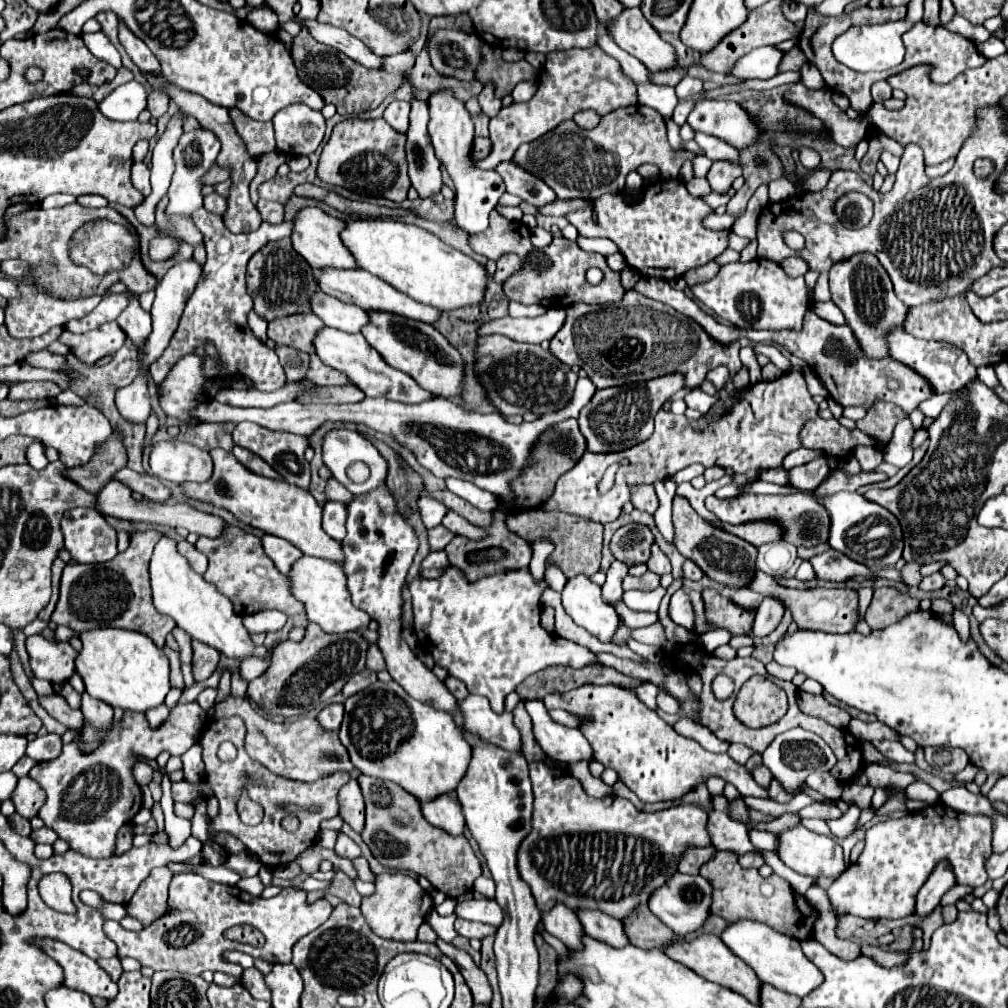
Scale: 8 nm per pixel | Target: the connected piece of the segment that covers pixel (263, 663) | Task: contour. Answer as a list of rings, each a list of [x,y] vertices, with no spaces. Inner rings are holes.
[[[268,650],[266,658],[264,659],[253,657],[244,659],[239,666],[241,677],[247,682],[250,682],[263,674],[268,668],[268,662],[270,662],[270,652],[272,650]]]

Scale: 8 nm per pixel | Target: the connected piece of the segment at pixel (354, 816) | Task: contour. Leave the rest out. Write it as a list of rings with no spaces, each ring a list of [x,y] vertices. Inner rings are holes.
[[[350,780],[344,788],[340,788],[338,804],[340,804],[340,818],[354,832],[362,832],[364,830],[364,800],[356,780]]]

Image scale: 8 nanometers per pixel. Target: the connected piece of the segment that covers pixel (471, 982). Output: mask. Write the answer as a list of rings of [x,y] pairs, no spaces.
[[[440,938],[436,940],[436,946],[448,958],[452,958],[458,964],[458,968],[460,968],[460,972],[462,972],[462,976],[464,976],[470,992],[472,992],[474,1004],[490,1004],[490,1000],[492,1000],[492,986],[490,986],[486,974],[474,964],[470,954],[460,950],[460,948],[456,948],[456,946],[452,946],[452,944],[448,944],[448,942],[444,942],[444,940],[440,940]]]

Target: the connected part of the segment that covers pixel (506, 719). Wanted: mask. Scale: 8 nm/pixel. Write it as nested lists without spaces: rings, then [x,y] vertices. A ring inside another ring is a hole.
[[[470,694],[466,700],[460,700],[460,710],[464,714],[464,724],[468,732],[478,734],[484,742],[492,742],[510,752],[522,752],[520,730],[514,726],[512,712],[496,714],[488,698]]]

